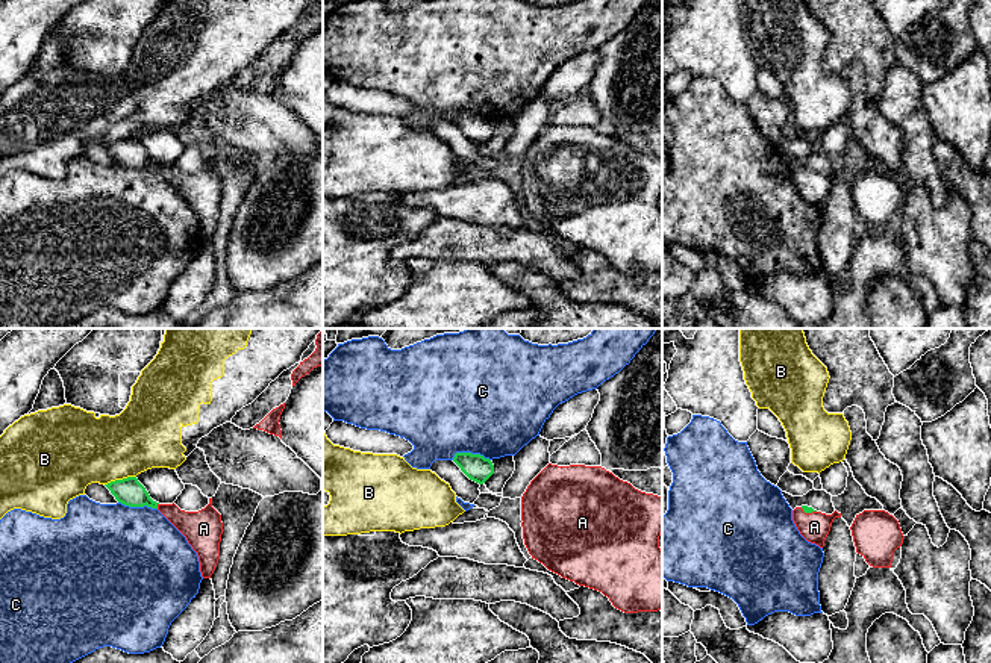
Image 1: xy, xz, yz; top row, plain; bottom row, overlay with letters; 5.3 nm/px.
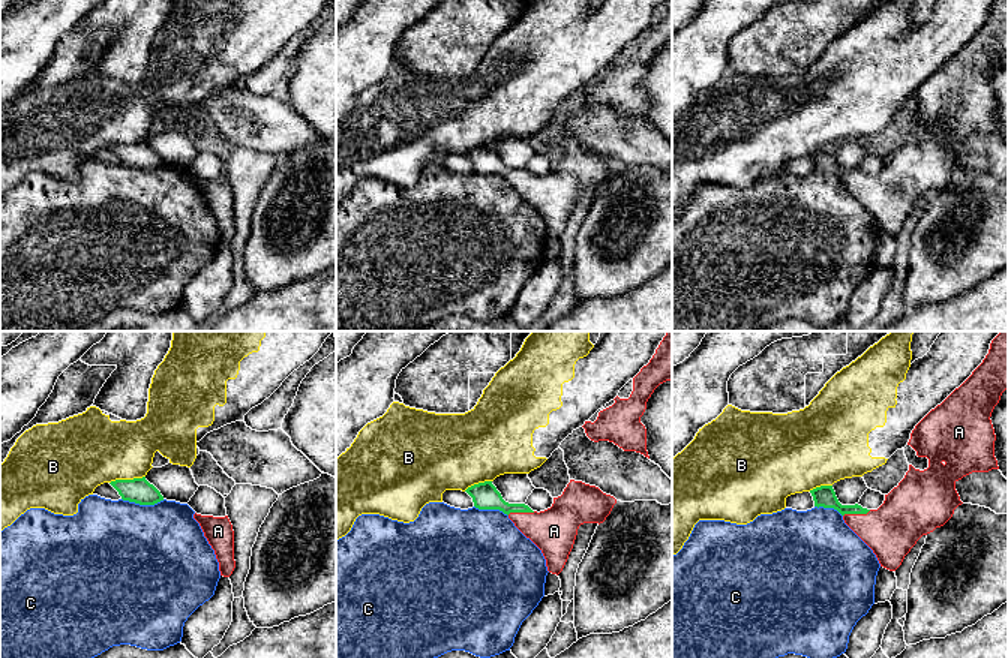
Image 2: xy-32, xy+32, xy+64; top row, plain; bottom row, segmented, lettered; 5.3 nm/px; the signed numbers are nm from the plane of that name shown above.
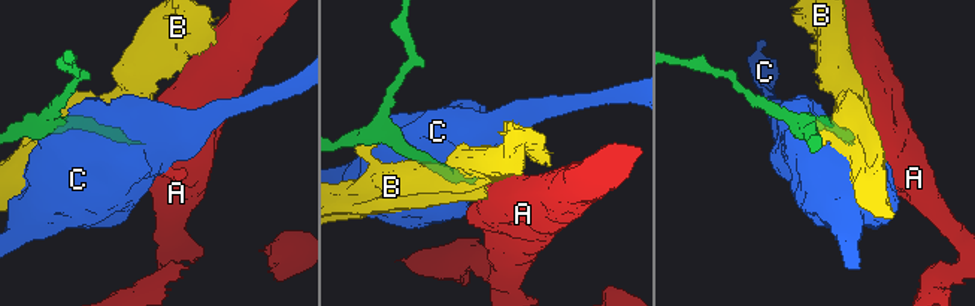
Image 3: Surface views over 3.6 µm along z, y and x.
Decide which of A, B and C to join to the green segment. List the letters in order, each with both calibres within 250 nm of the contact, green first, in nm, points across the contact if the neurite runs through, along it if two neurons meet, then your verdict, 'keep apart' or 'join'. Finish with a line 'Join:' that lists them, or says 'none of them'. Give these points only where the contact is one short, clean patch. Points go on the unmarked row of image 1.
A: calibres 150 and 170 nm; way xy (129, 152), (156, 167), (197, 188); join
B: calibres 150 and 360 nm; keep apart
C: calibres 140 and 500 nm; keep apart
Join: A

